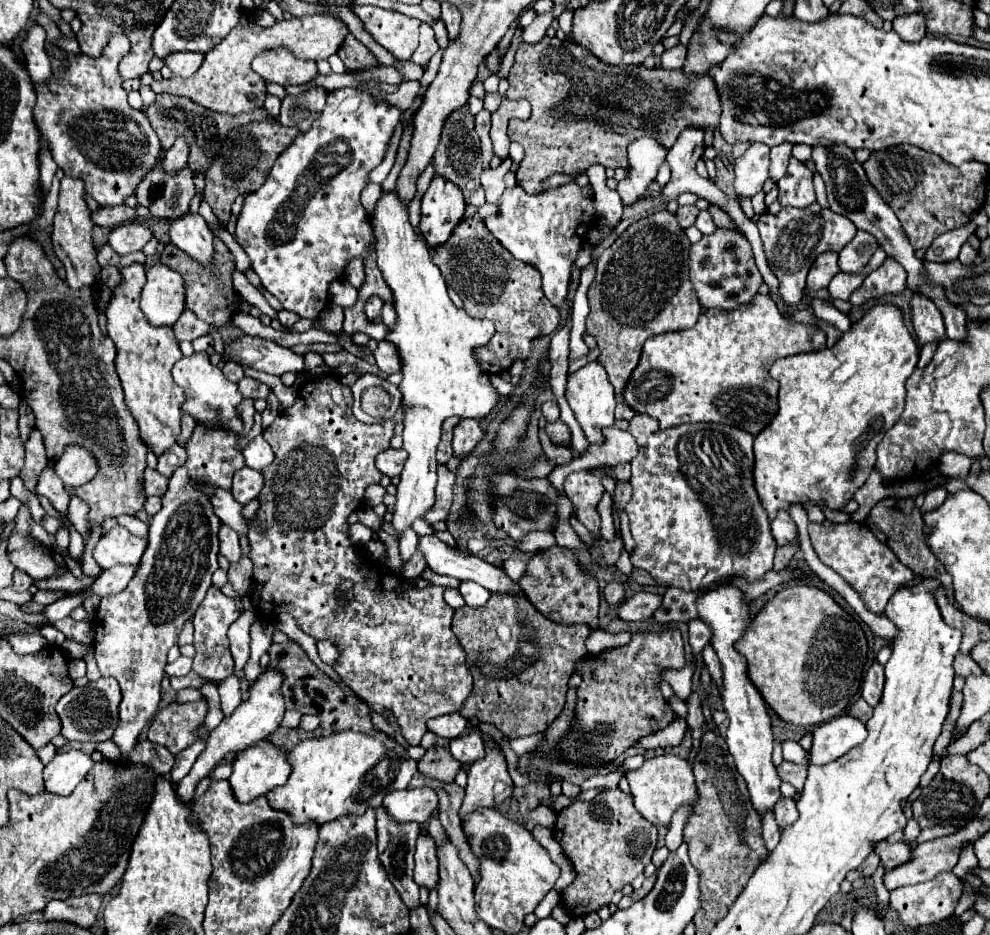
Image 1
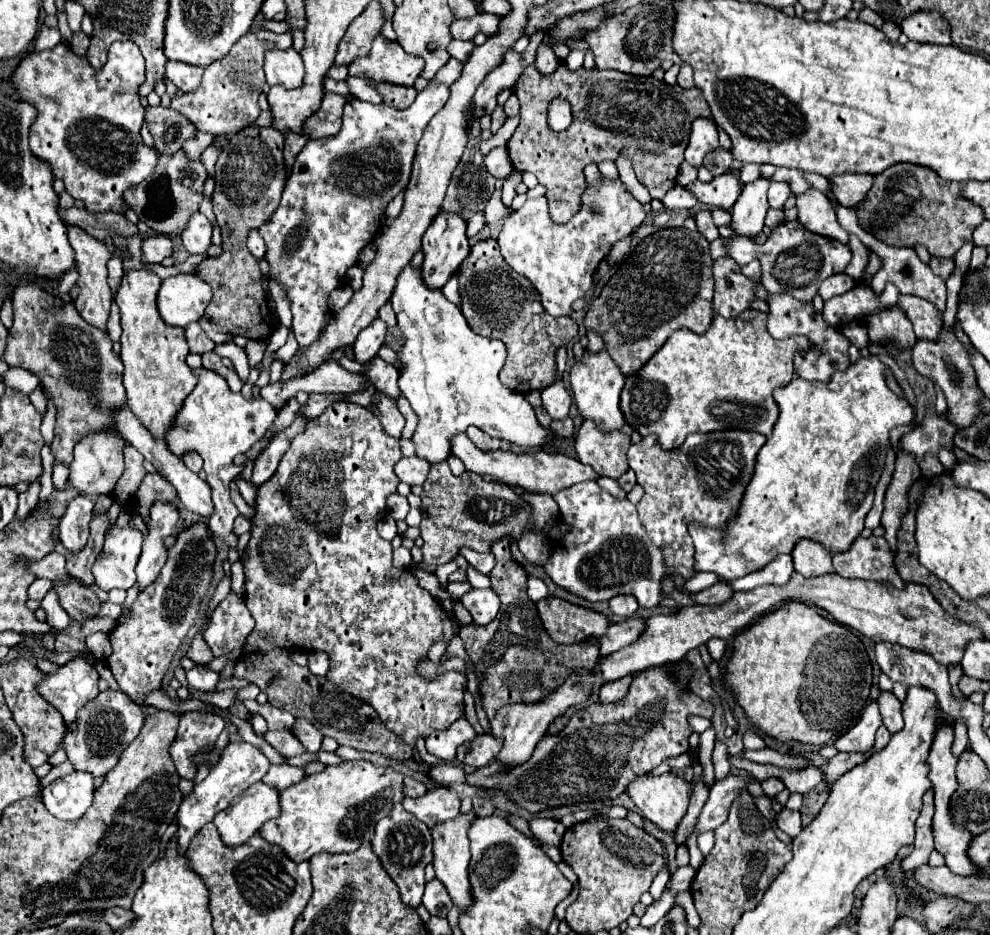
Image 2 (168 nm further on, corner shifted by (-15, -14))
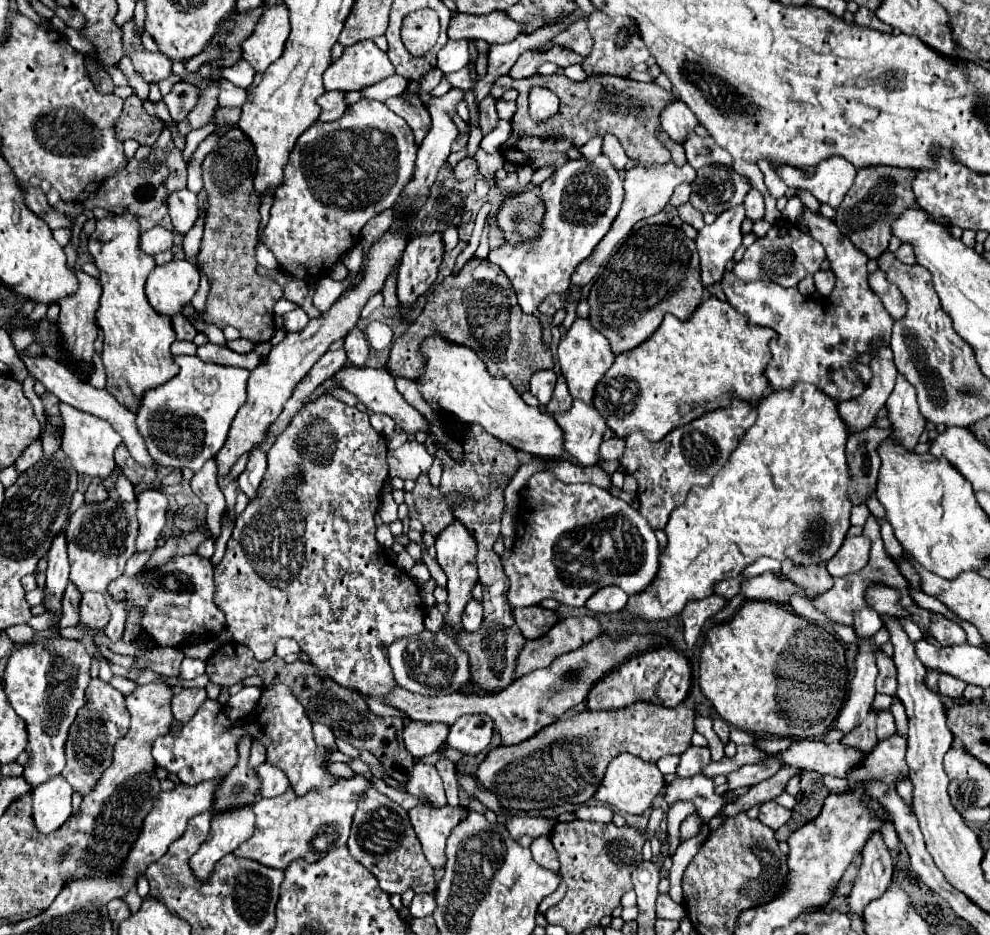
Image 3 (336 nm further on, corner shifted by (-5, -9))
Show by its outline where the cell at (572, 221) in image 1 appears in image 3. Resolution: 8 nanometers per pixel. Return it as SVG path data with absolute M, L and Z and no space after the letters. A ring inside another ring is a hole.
M579 155L577 159L567 161L565 165L557 167L555 173L539 185L539 189L547 205L539 237L519 245L503 243L487 257L509 277L519 307L525 313L537 313L537 305L547 295L561 293L569 287L571 273L593 253L597 243L609 231L623 203L623 179L605 155L595 159Z

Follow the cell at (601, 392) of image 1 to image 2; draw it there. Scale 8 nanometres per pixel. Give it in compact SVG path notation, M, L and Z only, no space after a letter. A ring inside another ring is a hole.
M605 350L599 354L585 352L583 362L577 362L571 370L571 390L573 390L579 414L585 420L593 420L595 426L603 432L621 430L625 426L625 416L619 406L623 384L625 384L625 376L619 372L619 366L607 356Z

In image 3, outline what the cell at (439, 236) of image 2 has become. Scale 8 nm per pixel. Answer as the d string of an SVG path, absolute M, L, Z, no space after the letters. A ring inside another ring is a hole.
M433 233L427 237L413 235L413 239L409 239L405 253L401 257L401 263L397 267L397 299L399 299L399 309L401 309L403 317L417 303L417 299L429 291L431 283L437 277L437 267L439 267L441 259L443 259L443 241L441 241L439 233Z

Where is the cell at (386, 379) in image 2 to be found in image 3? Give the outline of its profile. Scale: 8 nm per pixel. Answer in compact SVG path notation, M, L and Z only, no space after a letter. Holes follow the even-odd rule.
M353 327L353 331L349 331L349 335L345 335L343 339L343 349L347 353L347 359L355 365L355 367L363 367L367 357L369 357L369 345L365 335Z

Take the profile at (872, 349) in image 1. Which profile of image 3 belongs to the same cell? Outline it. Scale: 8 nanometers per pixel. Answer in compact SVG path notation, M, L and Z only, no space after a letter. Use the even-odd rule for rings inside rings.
M799 383L793 391L777 391L777 393L773 391L765 399L761 399L757 421L753 423L753 427L749 427L745 431L743 439L739 441L739 445L729 455L729 461L725 463L725 467L713 477L711 485L709 487L693 487L687 495L687 501L671 513L669 523L665 525L667 545L659 553L659 571L657 571L657 575L649 587L645 587L641 593L629 597L623 613L629 613L629 615L639 617L643 621L667 621L667 619L679 615L689 601L697 601L697 599L705 599L705 597L713 595L715 583L741 575L747 565L755 563L763 555L779 559L779 561L791 559L795 565L825 565L839 551L839 547L847 535L847 529L851 527L849 515L851 515L853 505L849 505L849 499L845 497L845 489L849 485L849 469L845 465L847 437L849 437L849 433L845 431L845 423L841 423L841 417L837 415L837 401L831 401L823 391L817 391L817 387L813 387L809 383Z

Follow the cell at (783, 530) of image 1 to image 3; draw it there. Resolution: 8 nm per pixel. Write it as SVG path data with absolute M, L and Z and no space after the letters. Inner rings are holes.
M783 563L783 575L797 587L801 587L807 599L815 599L833 587L833 577L821 565L817 567L797 567L793 563Z

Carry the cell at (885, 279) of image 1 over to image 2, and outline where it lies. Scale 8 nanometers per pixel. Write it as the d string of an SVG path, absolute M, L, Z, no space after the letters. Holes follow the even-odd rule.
M899 304L871 314L867 318L867 330L873 342L895 340L899 346L913 346L917 342L913 324Z

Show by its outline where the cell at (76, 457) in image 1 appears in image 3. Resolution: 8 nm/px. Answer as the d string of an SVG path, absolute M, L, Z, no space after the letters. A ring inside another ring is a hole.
M59 403L59 413L63 417L63 443L61 449L69 455L73 467L77 469L79 475L91 475L91 477L109 477L111 471L115 469L115 459L113 451L121 443L121 435L101 417L77 411L75 407L69 407L67 403Z

